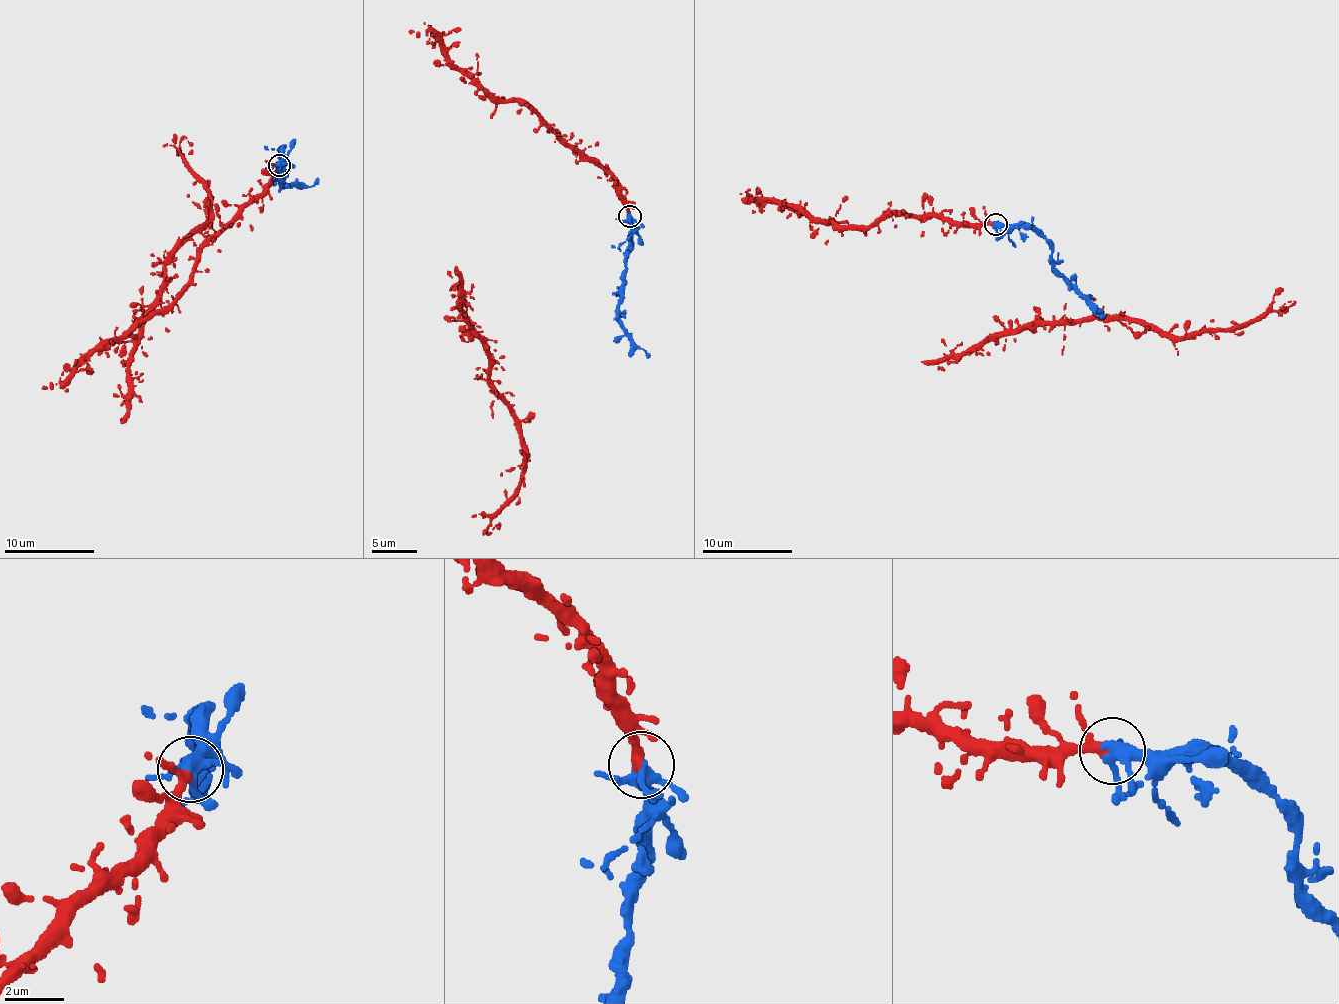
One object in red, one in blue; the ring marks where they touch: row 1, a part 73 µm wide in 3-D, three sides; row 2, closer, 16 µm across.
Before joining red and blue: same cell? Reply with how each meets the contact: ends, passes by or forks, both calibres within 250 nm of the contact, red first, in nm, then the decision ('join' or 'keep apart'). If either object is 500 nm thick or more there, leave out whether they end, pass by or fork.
red passes by; blue forks; calibres 280 and 340 nm; join

